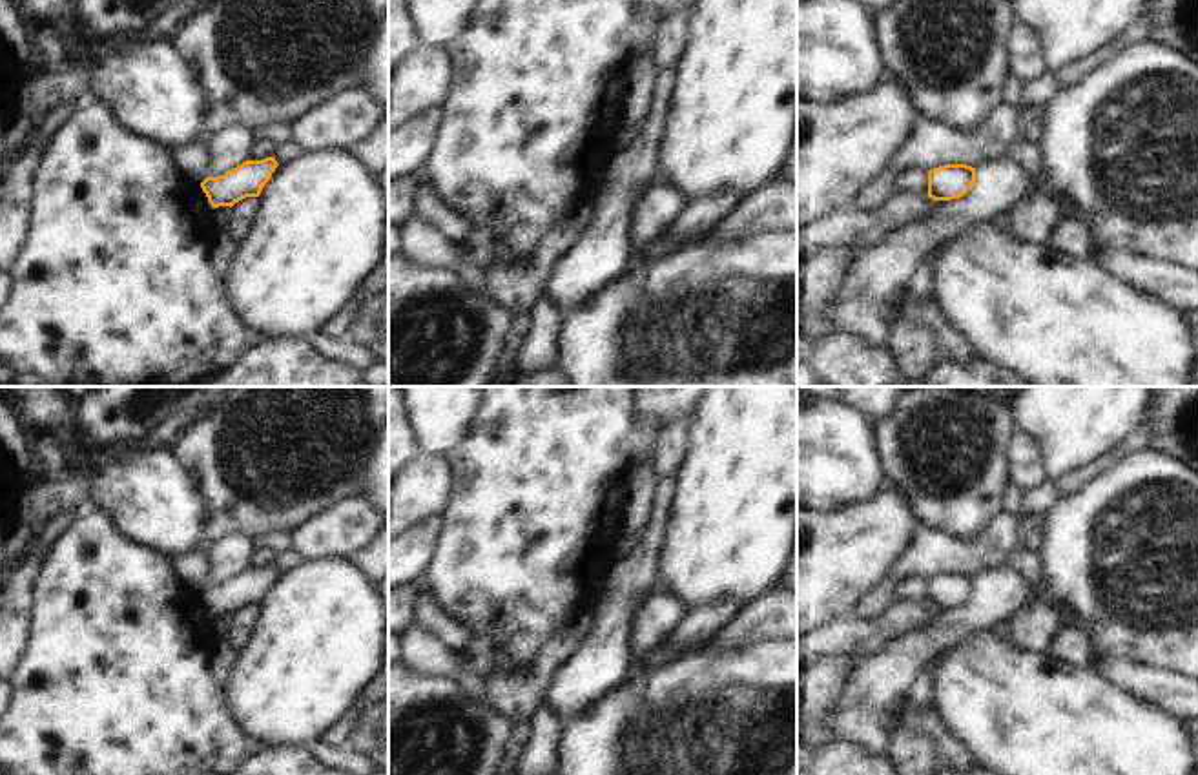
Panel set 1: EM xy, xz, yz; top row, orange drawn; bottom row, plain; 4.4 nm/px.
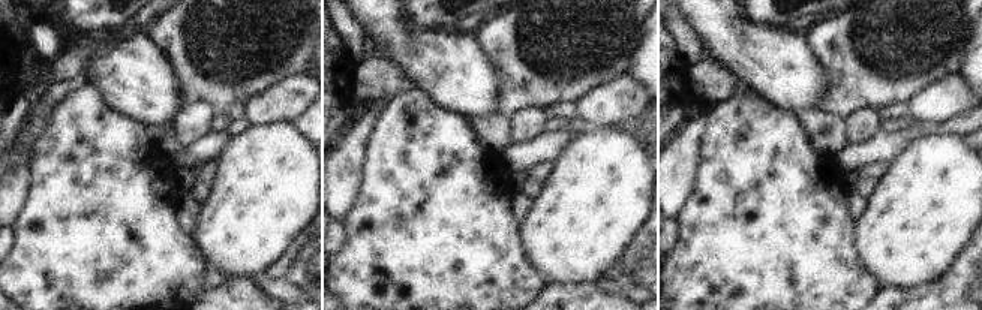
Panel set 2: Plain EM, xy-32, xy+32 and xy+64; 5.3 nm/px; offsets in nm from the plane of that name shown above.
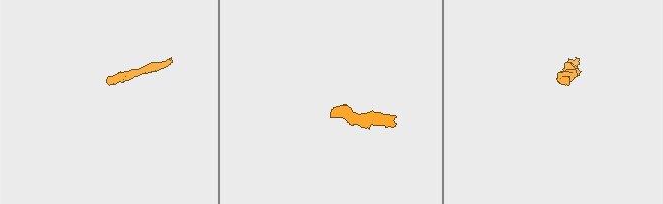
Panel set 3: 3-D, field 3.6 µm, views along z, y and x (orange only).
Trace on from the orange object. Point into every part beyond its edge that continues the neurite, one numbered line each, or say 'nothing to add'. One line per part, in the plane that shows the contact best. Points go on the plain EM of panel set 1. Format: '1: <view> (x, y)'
nothing to add

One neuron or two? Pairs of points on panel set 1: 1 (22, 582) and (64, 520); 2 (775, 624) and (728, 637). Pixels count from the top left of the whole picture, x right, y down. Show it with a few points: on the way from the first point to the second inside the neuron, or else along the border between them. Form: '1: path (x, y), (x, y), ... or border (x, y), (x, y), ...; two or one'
1: path (28, 568), (31, 555), (50, 535); one
2: path (764, 624), (752, 624), (739, 631); one

